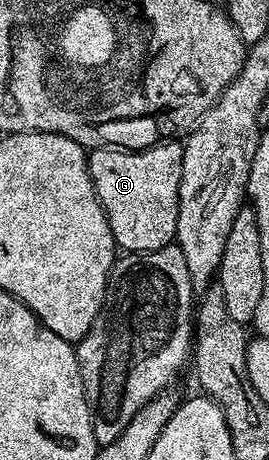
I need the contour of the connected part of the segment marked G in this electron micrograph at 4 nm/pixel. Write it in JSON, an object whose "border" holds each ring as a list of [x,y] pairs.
{"border":[[[162,140],[145,150],[94,148],[89,151],[92,184],[108,216],[115,247],[146,254],[175,241],[182,148],[181,141]]]}

